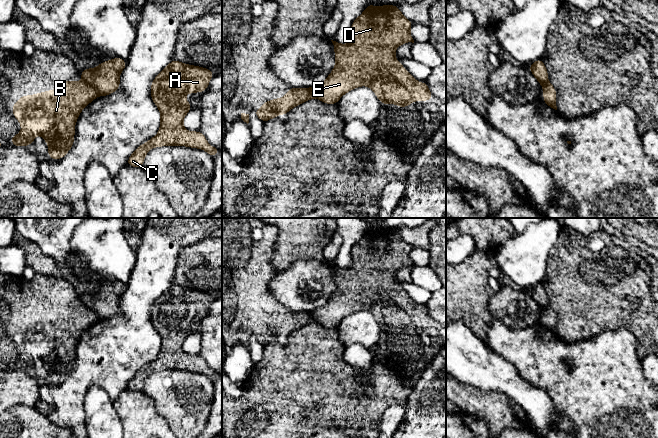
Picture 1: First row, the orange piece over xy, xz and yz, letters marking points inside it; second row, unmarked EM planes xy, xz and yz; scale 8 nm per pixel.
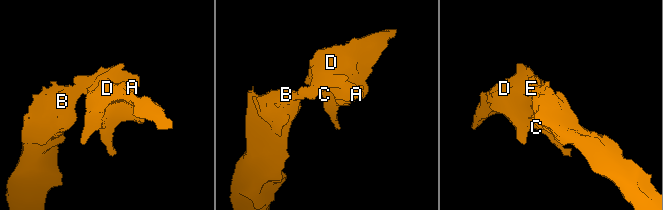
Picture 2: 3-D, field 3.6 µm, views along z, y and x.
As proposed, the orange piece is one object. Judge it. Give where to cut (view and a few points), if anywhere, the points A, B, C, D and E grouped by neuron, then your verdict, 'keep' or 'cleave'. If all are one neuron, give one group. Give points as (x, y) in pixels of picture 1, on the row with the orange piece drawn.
cut in xy along (84, 80), (98, 93); A C D E / B; cleave

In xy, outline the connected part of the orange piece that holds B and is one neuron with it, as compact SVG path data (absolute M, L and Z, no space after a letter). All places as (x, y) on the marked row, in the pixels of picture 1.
M64 81L58 88L35 95L22 96L13 104L13 116L21 123L21 133L15 134L10 141L13 146L27 146L37 134L48 143L48 155L54 160L63 158L72 148L75 123L84 107L98 97L97 91L85 81Z

